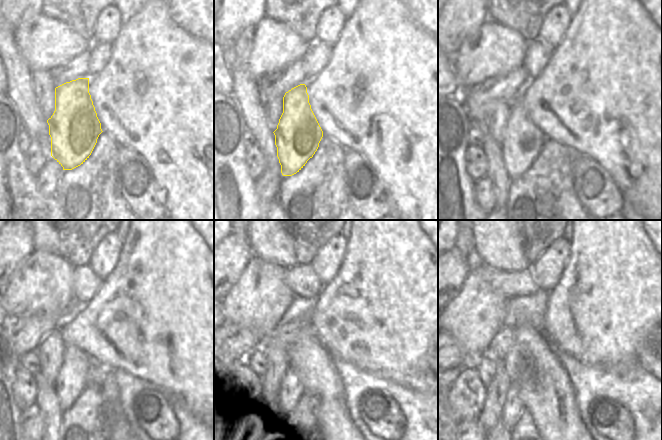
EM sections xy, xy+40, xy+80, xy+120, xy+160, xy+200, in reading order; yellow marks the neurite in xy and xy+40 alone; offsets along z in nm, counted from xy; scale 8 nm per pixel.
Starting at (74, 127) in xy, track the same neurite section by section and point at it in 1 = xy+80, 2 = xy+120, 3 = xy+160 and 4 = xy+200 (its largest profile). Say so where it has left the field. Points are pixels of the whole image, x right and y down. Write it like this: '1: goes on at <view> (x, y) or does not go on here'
1: goes on at xy+80 (523, 141)
2: goes on at xy+120 (72, 378)
3: goes on at xy+160 (292, 389)
4: goes on at xy+200 (513, 407)

